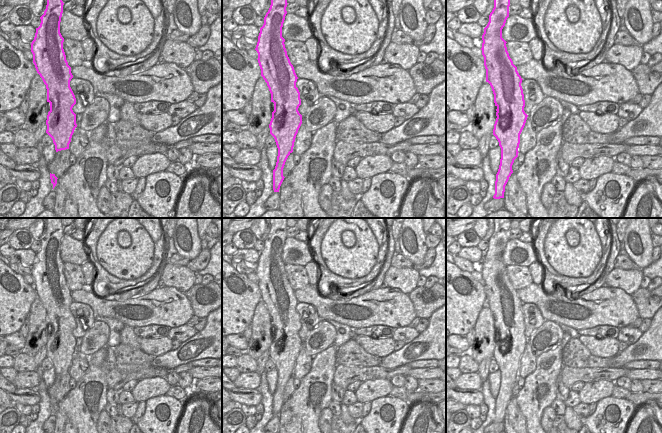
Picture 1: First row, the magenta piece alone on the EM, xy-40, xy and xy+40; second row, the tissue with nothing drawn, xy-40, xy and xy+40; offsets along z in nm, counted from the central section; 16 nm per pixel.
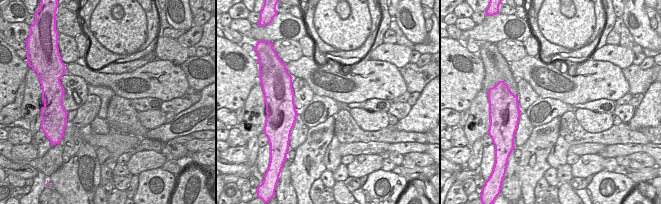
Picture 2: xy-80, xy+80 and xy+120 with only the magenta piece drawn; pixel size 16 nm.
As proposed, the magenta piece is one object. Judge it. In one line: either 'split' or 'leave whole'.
leave whole

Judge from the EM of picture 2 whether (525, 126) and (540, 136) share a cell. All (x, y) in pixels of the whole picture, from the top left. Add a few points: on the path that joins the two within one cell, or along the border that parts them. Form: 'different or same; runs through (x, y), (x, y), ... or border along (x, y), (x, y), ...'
different; border along (534, 127), (530, 136), (520, 148)

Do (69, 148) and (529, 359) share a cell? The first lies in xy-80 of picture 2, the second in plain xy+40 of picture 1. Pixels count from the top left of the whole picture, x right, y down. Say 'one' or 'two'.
one

